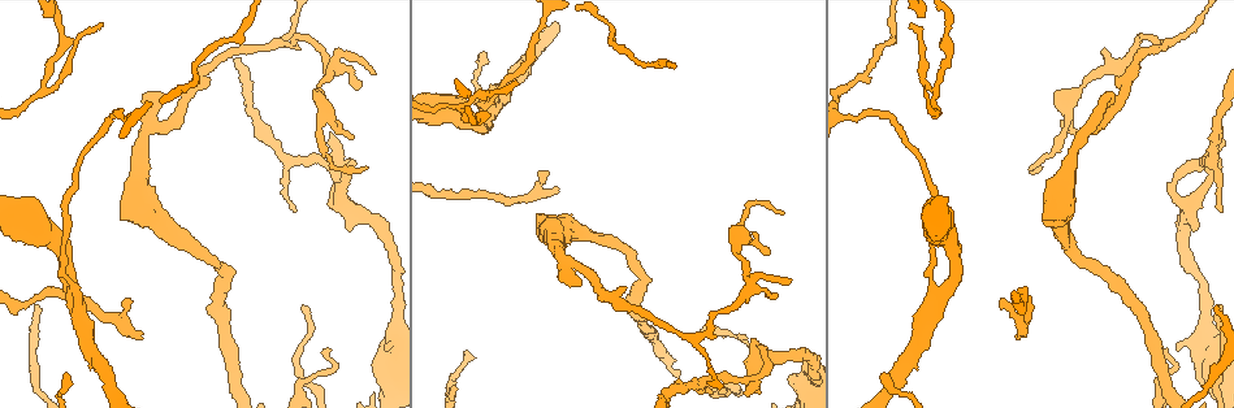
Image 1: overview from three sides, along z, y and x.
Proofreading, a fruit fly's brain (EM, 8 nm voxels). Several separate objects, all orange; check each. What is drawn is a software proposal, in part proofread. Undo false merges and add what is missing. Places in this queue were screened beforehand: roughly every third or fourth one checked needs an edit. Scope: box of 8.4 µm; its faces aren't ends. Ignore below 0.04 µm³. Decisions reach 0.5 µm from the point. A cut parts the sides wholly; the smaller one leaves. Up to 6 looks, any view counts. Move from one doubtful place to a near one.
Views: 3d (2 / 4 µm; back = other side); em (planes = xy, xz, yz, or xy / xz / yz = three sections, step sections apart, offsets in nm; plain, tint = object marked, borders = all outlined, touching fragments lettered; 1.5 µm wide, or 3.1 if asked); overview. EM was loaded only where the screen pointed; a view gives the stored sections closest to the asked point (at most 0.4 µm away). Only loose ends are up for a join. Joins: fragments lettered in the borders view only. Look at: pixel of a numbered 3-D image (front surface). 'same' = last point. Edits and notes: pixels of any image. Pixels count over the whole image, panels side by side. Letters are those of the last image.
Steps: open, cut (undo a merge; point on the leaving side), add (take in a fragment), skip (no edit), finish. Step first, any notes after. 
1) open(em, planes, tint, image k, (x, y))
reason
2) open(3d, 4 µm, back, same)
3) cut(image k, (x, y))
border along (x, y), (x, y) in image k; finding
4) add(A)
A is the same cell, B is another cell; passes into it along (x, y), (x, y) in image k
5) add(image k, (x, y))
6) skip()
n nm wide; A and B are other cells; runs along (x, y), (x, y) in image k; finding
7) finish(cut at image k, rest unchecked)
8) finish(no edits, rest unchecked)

open(em, planes, borders, image 1, (774, 294))
an open end

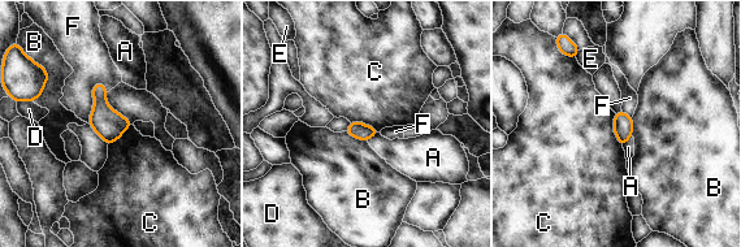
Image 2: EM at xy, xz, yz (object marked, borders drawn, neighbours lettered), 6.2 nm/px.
skip()
F touches over 280 nm; A, B, C, D, E and F are other cells; border along (614, 113), (614, 134), (622, 146) in image 2; none of them fits

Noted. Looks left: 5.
open(em, planes, borders, image 1, (366, 166))
thin end

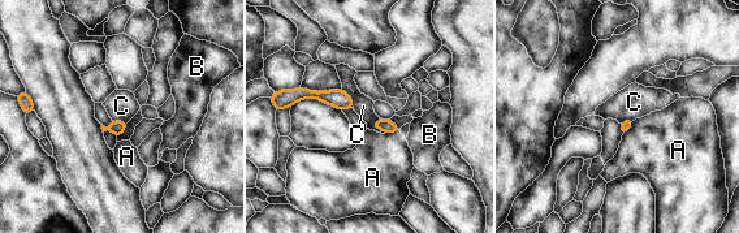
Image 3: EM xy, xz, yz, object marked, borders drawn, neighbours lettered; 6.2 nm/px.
skip()
70 nm wide; A, B and C are other cells; border along (375, 120), (372, 124), (384, 133) in image 3; none of them fits

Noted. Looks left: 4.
open(em, planes, tint, image 1, (62, 269))
branch stops here

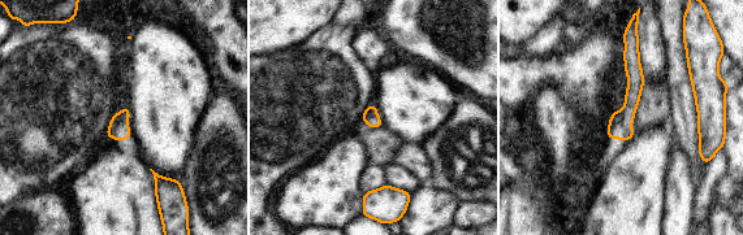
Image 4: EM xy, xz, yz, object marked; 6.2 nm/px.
open(em, planes, borders, same)

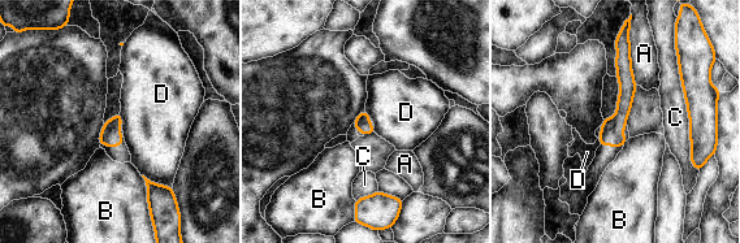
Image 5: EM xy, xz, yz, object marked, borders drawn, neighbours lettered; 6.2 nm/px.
skip()
C touches over 700 nm; A, B, C and D are other cells; runs along (622, 46), (623, 112), (602, 142) in image 5; no lettered fragment goes on from it

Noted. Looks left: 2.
finish(no edits, rest unchecked)

